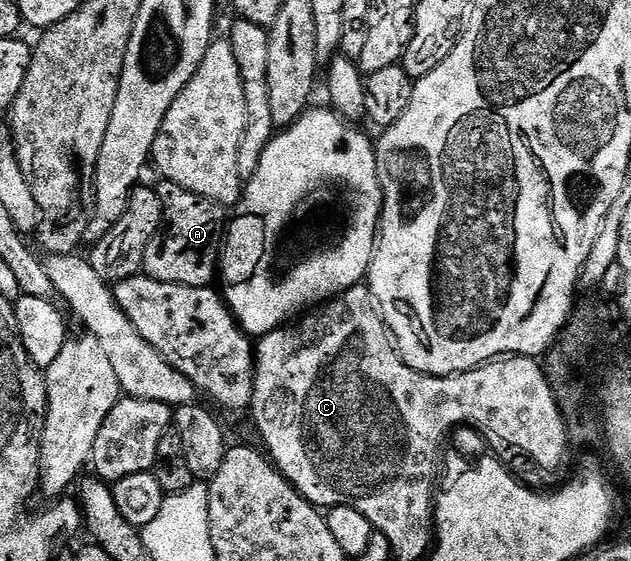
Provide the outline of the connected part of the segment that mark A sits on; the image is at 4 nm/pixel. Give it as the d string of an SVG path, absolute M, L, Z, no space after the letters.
M160 179L157 191L163 203L163 221L145 250L143 272L153 280L205 288L217 276L225 243L224 209L209 198L201 198L173 182Z

